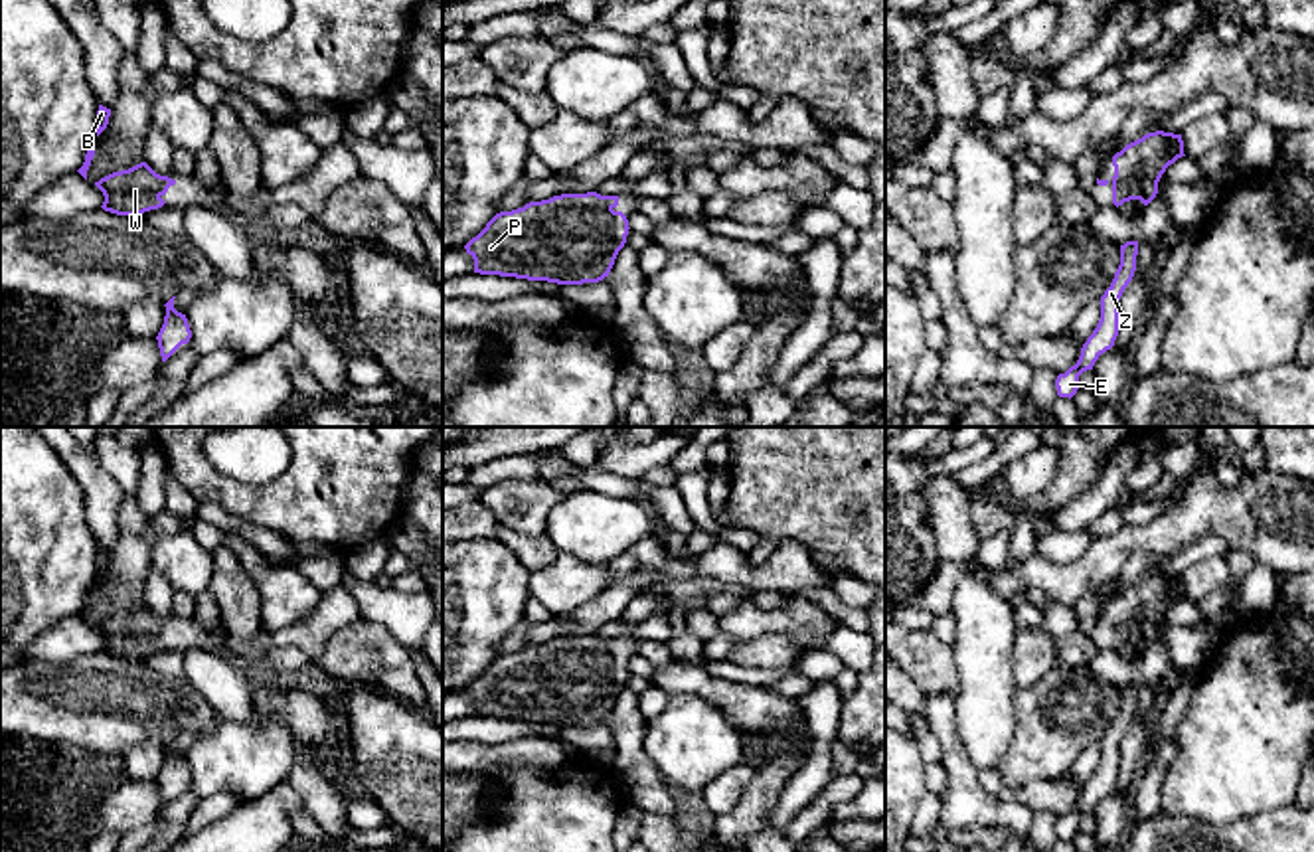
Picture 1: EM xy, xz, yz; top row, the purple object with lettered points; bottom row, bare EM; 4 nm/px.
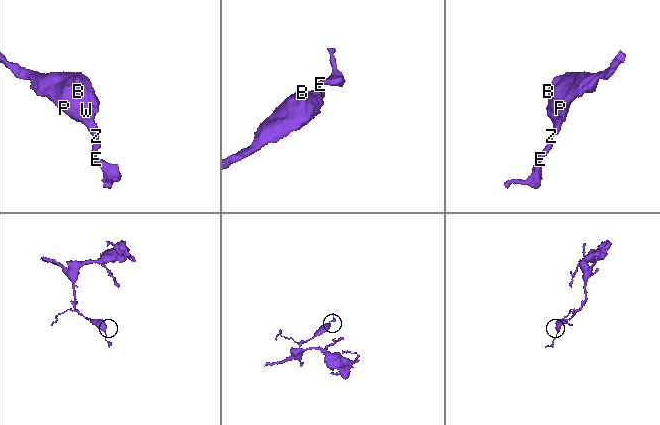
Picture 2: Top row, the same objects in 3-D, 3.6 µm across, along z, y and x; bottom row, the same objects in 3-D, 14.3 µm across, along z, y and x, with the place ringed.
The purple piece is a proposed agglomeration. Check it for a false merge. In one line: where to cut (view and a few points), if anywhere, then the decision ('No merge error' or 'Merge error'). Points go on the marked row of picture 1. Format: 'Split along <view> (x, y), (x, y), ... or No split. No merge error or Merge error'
No split. No merge error

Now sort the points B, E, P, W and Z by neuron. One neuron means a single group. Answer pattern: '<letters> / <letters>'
B E P W Z

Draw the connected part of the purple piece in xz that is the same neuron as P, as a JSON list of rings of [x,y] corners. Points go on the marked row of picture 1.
[[[561,194],[524,208],[496,213],[464,249],[474,259],[474,273],[547,281],[557,285],[599,283],[609,277],[626,243],[628,219],[616,212],[618,196]]]

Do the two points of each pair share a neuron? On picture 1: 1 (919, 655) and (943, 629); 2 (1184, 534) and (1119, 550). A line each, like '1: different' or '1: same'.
1: different
2: same

